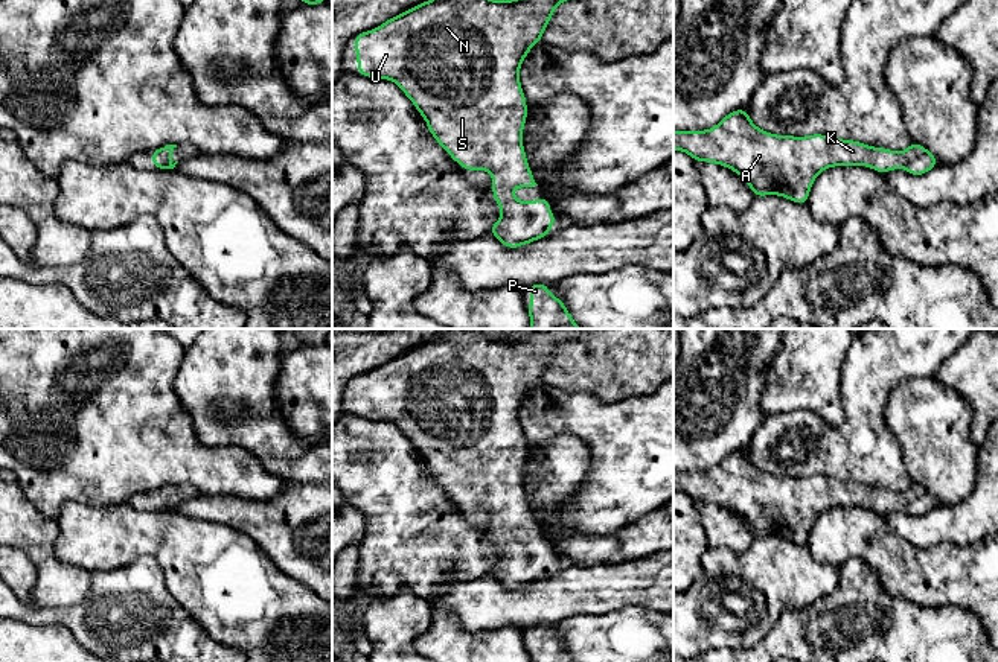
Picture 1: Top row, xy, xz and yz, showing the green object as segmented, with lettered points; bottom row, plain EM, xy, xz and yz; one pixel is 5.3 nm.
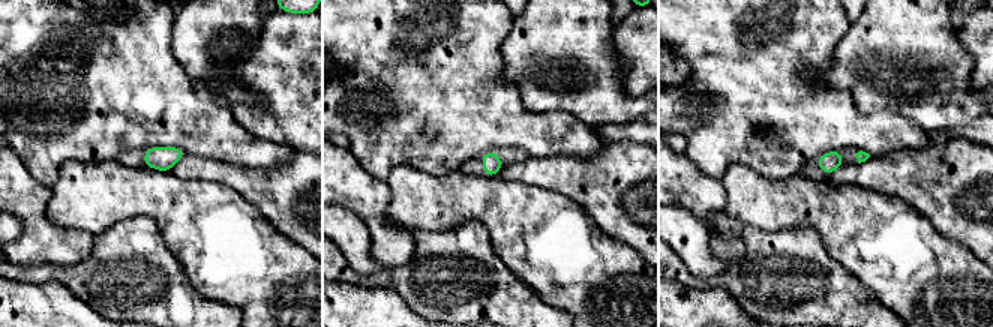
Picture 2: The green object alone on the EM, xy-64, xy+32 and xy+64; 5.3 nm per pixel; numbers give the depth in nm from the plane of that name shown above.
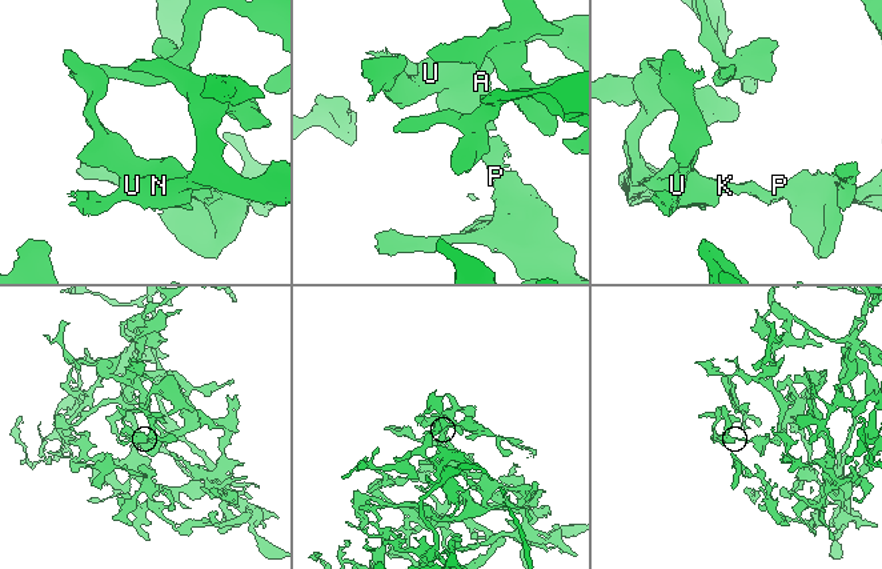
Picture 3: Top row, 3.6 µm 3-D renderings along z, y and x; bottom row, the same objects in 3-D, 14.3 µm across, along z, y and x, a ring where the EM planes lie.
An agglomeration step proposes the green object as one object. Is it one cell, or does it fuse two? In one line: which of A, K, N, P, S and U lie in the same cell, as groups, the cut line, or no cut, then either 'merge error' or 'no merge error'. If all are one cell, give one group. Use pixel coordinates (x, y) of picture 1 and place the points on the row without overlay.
A K N P S U; no cut; no merge error

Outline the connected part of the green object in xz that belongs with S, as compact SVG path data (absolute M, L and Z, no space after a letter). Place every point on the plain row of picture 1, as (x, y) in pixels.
M440 329L433 341L353 377L357 415L396 423L454 502L465 511L492 514L492 534L503 554L489 574L507 589L549 577L559 560L556 554L550 557L550 543L544 537L524 545L510 533L513 528L538 527L523 489L527 444L520 406L541 382L559 344L599 330L605 329L547 329L498 342L474 330Z

